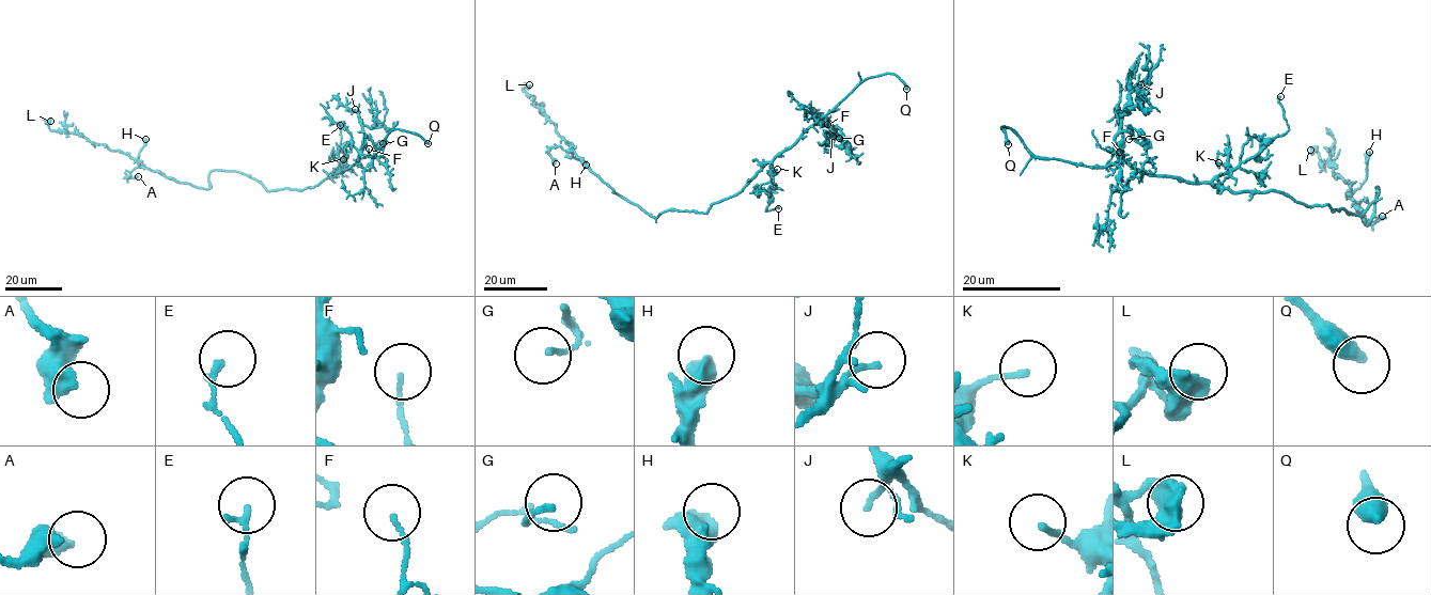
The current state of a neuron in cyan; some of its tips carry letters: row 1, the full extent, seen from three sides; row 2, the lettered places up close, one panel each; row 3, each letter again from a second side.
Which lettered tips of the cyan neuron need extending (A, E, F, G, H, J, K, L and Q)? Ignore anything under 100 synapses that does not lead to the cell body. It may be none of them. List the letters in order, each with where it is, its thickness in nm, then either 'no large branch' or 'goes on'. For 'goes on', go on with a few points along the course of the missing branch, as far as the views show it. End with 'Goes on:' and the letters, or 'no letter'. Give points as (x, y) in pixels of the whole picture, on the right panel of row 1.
A: (1382, 216) | 550 nm | no large branch
E: (1280, 96) | 150 nm | no large branch
F: (1119, 152) | 100 nm | no large branch
G: (1129, 139) | 120 nm | no large branch
H: (1369, 152) | 440 nm | no large branch
J: (1140, 84) | 130 nm | no large branch
K: (1218, 162) | 130 nm | no large branch
L: (1310, 150) | 440 nm | no large branch
Q: (1008, 144) | 440 nm | goes on | (1008, 144), (1002, 145), (1009, 151), (1010, 157), (1006, 166), (1007, 179), (1001, 179)
Goes on: Q

